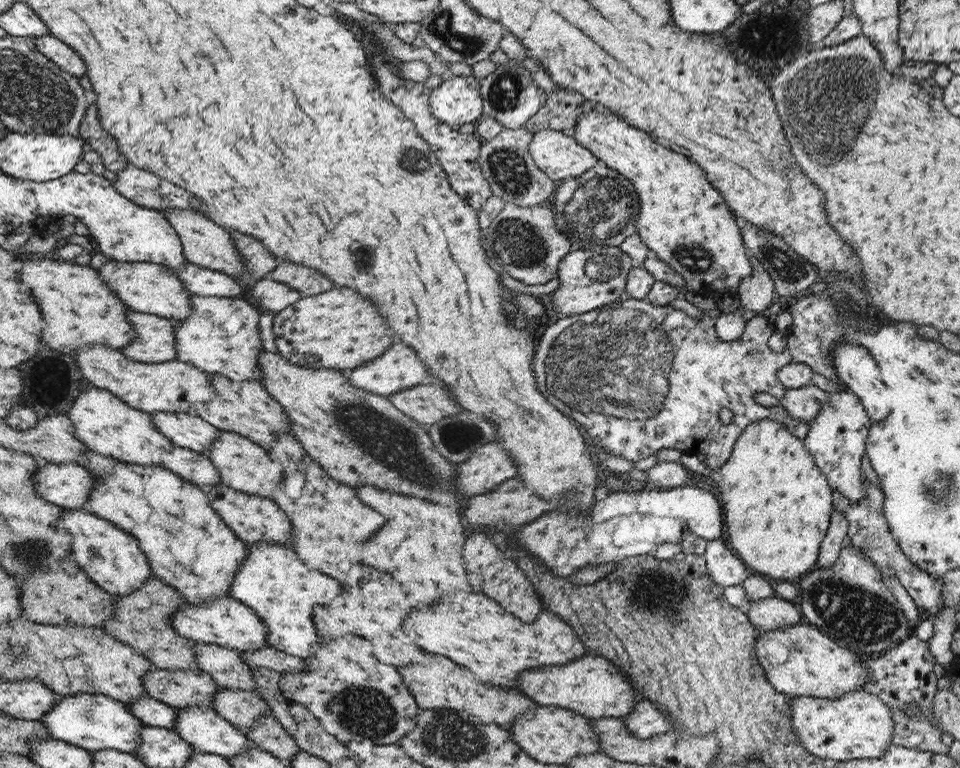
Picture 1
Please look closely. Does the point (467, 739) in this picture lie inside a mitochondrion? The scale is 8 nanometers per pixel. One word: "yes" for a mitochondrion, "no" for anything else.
yes

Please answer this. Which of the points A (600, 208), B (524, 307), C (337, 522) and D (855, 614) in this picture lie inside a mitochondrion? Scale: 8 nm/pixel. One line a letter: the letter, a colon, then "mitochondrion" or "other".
A: mitochondrion
B: mitochondrion
C: other
D: mitochondrion

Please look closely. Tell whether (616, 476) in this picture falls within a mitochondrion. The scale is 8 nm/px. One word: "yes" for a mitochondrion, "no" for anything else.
no

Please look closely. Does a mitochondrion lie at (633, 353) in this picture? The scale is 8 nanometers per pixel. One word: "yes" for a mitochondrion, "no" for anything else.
yes

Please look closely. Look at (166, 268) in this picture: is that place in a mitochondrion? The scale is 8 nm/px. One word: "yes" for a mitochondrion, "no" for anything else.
no

